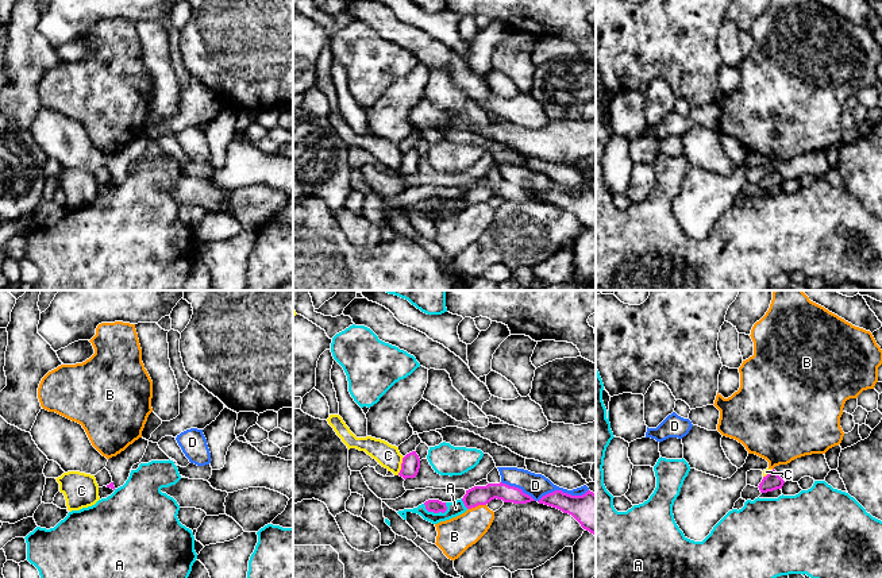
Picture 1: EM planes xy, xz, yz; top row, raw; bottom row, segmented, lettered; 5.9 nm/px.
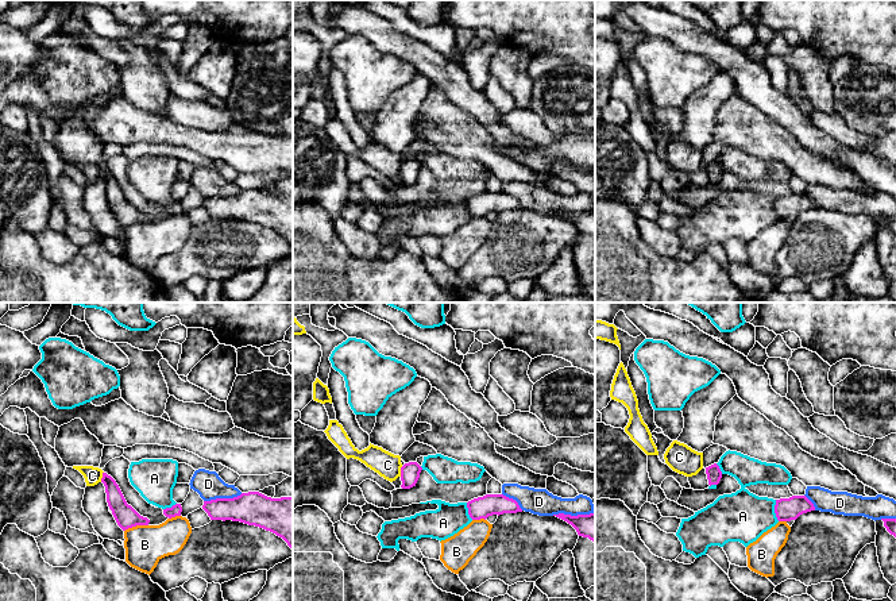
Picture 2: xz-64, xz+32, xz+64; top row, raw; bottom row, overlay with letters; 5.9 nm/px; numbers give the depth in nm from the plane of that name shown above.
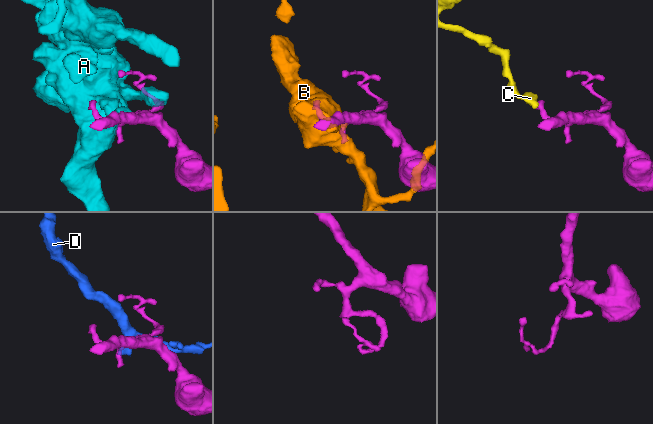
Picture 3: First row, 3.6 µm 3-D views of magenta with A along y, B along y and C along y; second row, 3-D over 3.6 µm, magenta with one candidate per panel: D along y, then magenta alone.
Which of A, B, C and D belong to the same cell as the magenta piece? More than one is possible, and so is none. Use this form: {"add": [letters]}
{"add": []}

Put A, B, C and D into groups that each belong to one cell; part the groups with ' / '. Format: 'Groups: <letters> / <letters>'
Groups: A / B / C / D

